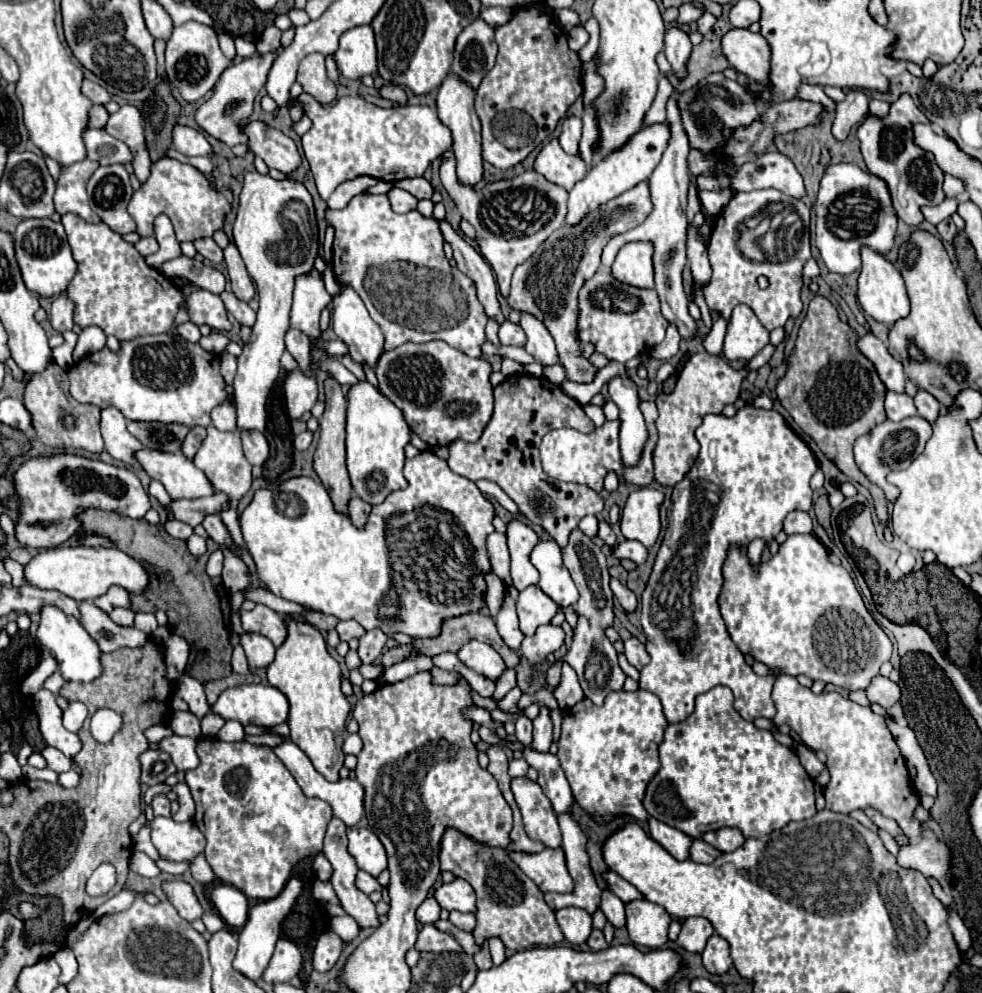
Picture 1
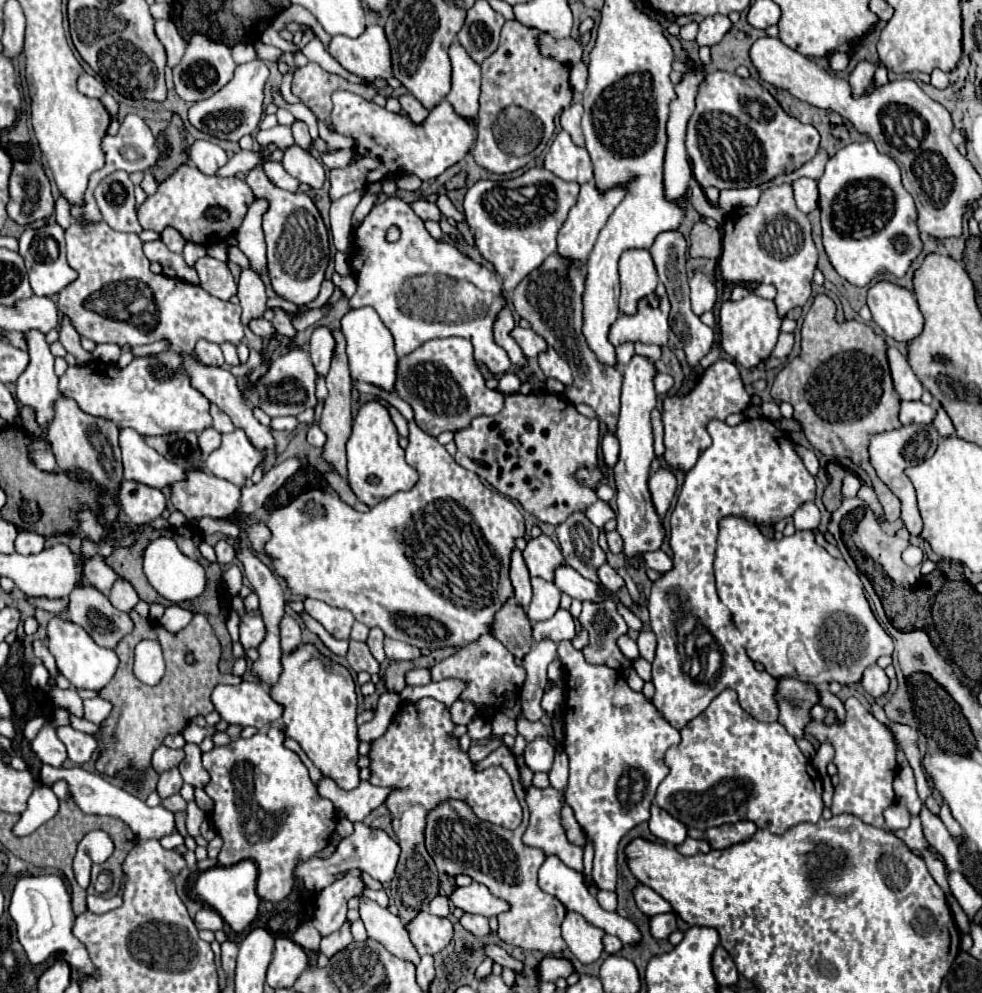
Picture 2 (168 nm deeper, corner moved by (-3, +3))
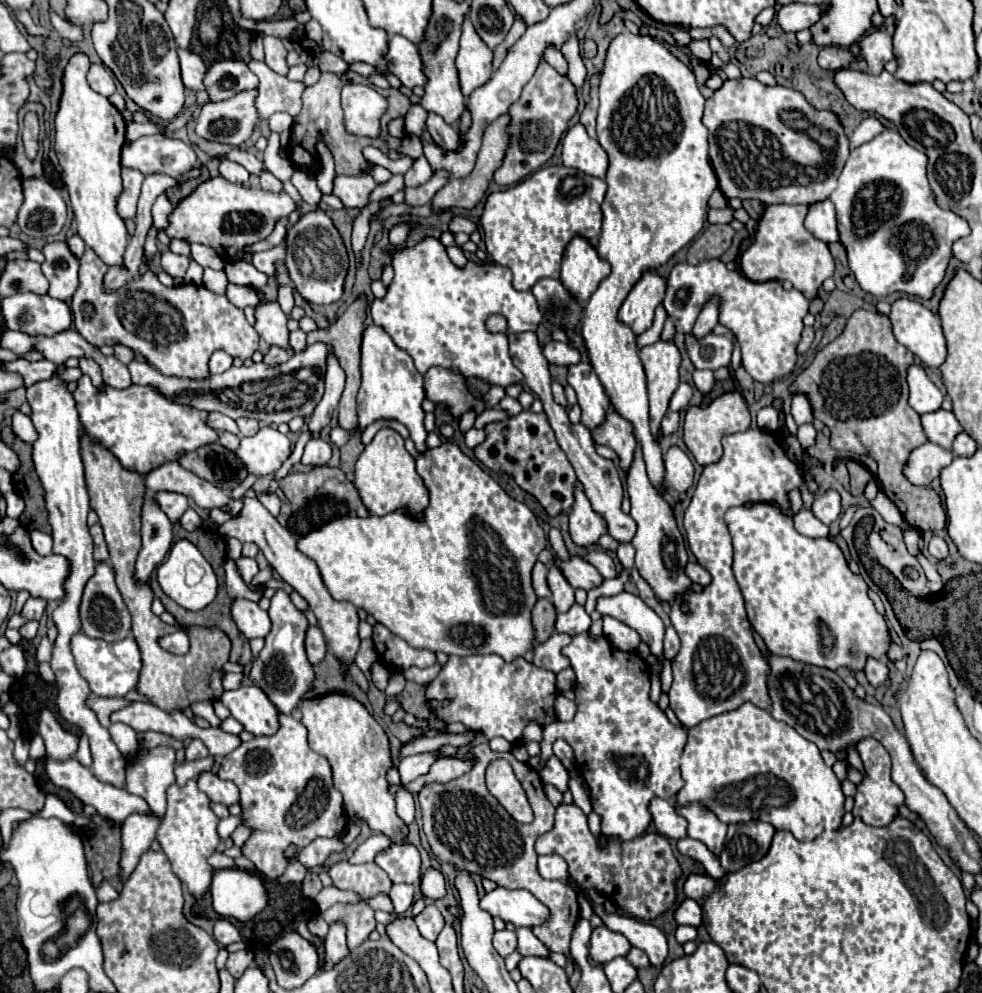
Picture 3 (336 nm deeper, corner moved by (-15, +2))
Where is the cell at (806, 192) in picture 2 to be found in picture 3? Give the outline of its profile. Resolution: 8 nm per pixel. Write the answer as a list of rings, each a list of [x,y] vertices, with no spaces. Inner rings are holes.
[[[826,198],[824,202],[816,202],[816,206],[810,206],[804,224],[822,242],[838,242],[836,212],[830,198]]]

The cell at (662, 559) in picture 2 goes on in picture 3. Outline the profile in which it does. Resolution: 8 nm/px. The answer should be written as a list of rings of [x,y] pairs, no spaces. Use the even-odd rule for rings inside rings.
[[[688,562],[686,574],[688,574],[688,578],[690,578],[694,584],[700,584],[700,586],[706,586],[706,584],[710,582],[710,574],[708,574],[700,564]]]

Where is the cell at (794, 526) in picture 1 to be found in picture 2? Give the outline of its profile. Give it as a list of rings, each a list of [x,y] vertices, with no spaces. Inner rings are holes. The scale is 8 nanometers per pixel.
[[[804,503],[800,509],[796,509],[792,517],[796,529],[816,529],[820,523],[820,511],[814,503]]]

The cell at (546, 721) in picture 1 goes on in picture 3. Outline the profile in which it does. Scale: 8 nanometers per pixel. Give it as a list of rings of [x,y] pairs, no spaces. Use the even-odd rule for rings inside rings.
[[[550,756],[548,762],[540,768],[540,778],[544,784],[554,784],[560,792],[566,792],[568,788],[568,772],[556,756]]]

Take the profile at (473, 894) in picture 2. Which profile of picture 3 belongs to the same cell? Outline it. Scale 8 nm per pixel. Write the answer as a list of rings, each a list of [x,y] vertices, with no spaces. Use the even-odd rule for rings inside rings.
[[[494,888],[480,898],[480,908],[492,916],[500,916],[504,922],[512,922],[516,928],[538,926],[548,918],[548,908],[528,890]]]

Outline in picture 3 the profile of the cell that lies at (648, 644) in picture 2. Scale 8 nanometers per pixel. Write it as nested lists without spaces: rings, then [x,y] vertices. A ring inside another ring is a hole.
[[[668,626],[666,636],[664,636],[664,658],[672,660],[676,656],[676,652],[678,652],[678,648],[680,648],[678,634],[676,634],[676,630],[672,626]]]

